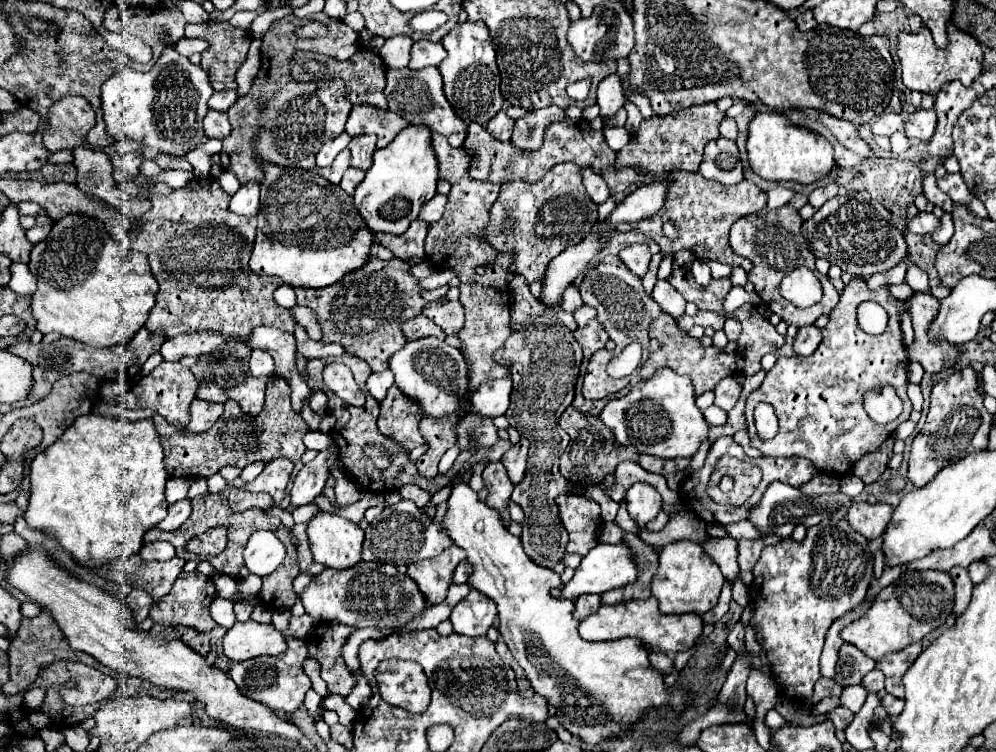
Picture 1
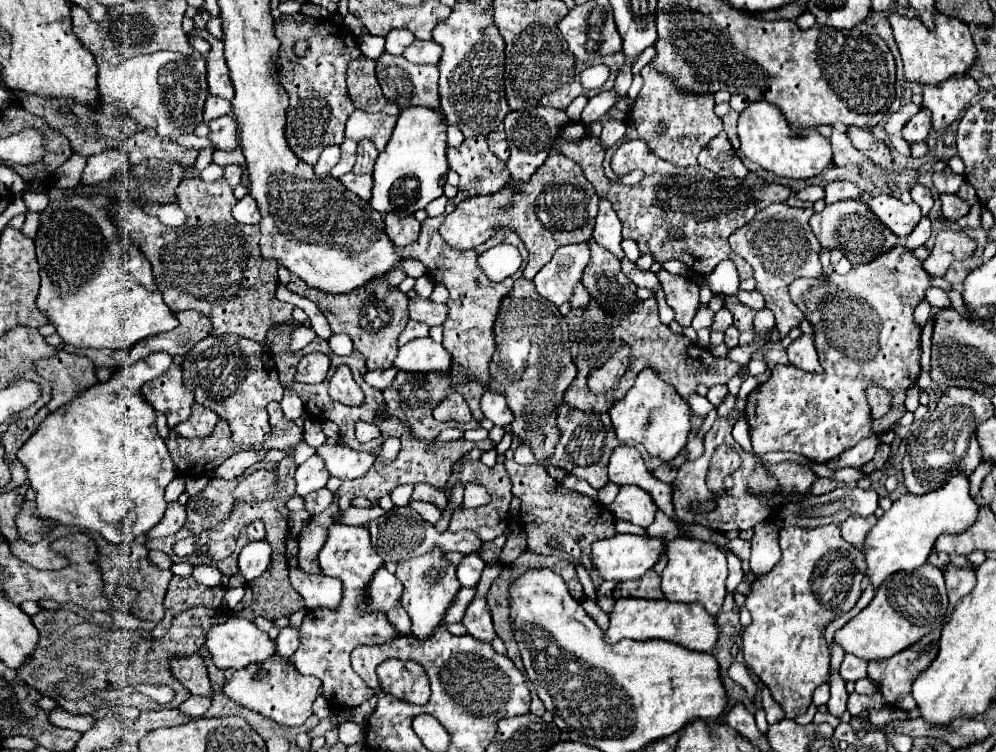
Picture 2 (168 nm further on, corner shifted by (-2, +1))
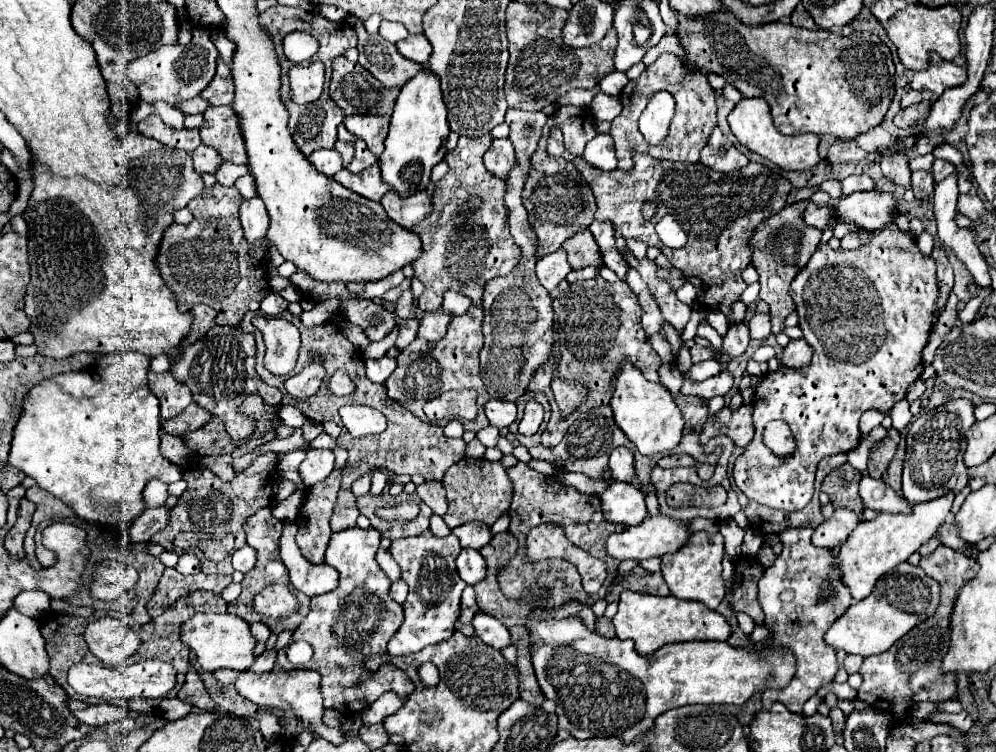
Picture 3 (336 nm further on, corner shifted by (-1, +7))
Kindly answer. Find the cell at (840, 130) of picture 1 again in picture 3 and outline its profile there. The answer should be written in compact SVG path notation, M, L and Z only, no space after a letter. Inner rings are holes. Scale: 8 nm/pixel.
M881 156L883 176L903 188L911 188L911 170L907 156Z

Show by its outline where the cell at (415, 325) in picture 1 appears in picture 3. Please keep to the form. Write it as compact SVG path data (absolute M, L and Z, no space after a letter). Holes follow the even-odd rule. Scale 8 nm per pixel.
M409 318L409 320L401 320L399 322L399 336L395 342L395 348L403 350L405 346L409 346L415 336L417 336L417 328L419 328L419 320L417 318Z

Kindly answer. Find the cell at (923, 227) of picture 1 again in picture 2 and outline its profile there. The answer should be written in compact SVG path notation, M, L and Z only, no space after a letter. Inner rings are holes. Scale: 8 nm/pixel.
M880 194L876 198L870 198L868 206L902 240L912 234L912 230L918 226L920 218L922 218L920 208L914 202L904 204L898 198L888 196L888 194Z

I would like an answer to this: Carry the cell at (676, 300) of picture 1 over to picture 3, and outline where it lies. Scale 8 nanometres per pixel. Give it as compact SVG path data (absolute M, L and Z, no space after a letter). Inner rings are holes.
M681 340L681 348L679 350L678 356L678 369L681 372L688 372L691 366L693 365L689 349L686 347L686 344Z

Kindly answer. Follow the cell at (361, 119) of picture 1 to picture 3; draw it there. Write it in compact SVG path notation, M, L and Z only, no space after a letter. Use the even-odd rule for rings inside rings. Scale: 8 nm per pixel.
M347 116L343 124L351 134L361 138L375 156L383 154L383 140L387 136L389 116Z

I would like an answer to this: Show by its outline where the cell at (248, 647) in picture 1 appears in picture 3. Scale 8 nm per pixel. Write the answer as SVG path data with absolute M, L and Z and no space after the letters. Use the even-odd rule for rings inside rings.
M195 614L187 622L181 624L181 642L187 644L201 664L203 670L215 672L219 668L231 668L231 670L247 670L253 662L253 648L255 638L251 636L249 624L233 614Z

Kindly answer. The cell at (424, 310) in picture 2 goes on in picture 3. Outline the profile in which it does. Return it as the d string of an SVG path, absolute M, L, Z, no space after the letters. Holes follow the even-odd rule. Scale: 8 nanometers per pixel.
M405 290L405 292L397 298L393 314L399 316L399 318L411 318L411 316L415 316L415 310L413 310L413 294L411 294L411 290Z

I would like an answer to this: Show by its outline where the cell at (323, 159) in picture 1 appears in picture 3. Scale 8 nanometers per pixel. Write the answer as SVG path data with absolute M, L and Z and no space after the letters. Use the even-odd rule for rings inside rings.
M317 150L309 154L307 160L325 176L335 176L339 170L343 170L343 160L337 150Z

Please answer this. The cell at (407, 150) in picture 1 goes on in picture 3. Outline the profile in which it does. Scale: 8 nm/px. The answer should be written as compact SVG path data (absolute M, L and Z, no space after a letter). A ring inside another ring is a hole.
M431 70L417 72L399 92L385 138L385 152L379 158L383 180L401 196L425 190L431 180L431 168L443 160L445 142L449 136L447 108L441 96L439 78Z

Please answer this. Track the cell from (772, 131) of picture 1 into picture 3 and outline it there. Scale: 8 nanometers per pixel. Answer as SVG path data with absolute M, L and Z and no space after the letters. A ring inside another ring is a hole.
M741 98L735 108L729 114L729 128L735 134L735 138L749 148L751 152L757 152L759 156L771 160L773 164L777 164L779 168L783 166L805 166L813 168L821 158L817 154L817 146L819 146L819 136L813 134L801 134L801 136L783 136L773 128L773 118L769 116L769 104L765 104L765 100L761 98Z

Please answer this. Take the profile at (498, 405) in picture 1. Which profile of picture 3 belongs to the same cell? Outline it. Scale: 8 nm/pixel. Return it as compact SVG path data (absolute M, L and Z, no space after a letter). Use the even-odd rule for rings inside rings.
M489 400L485 404L485 414L489 418L489 424L501 428L507 428L515 422L517 418L517 404L515 402L505 402L505 400Z

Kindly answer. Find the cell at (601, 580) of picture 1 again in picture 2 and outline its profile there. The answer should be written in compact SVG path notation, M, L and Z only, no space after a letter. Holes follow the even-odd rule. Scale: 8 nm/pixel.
M616 534L606 540L598 540L592 544L592 566L602 580L626 582L642 578L656 562L658 556L664 552L664 542L660 538L642 538L634 534Z

